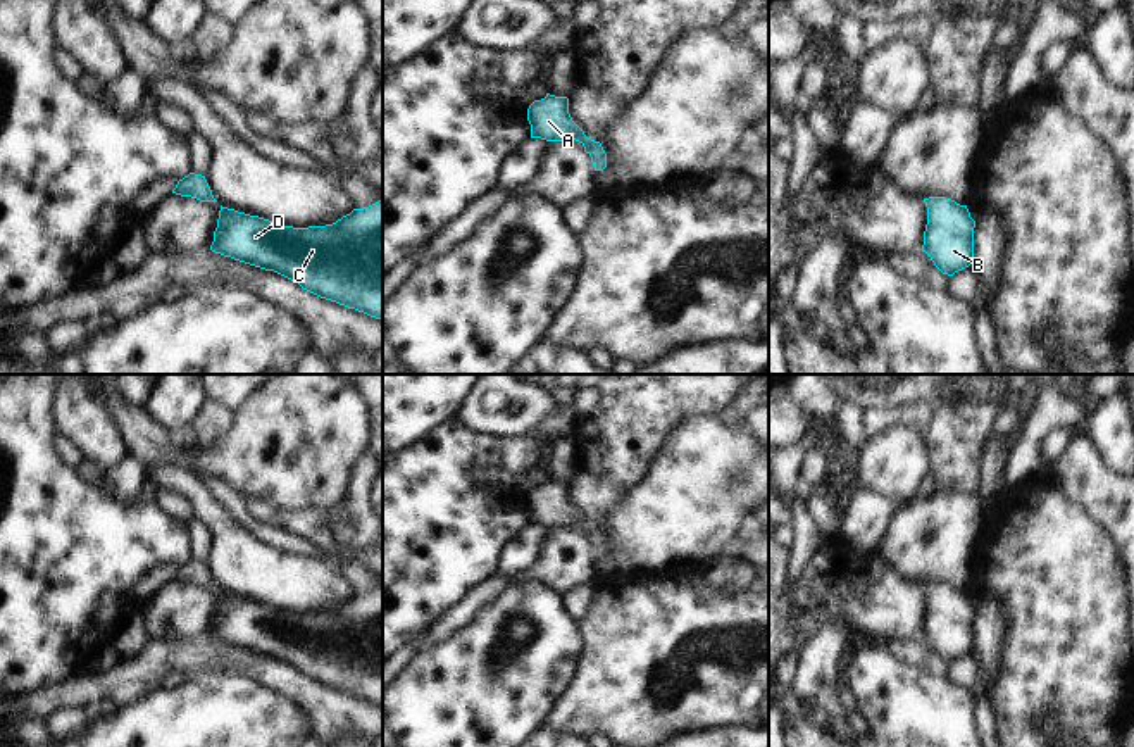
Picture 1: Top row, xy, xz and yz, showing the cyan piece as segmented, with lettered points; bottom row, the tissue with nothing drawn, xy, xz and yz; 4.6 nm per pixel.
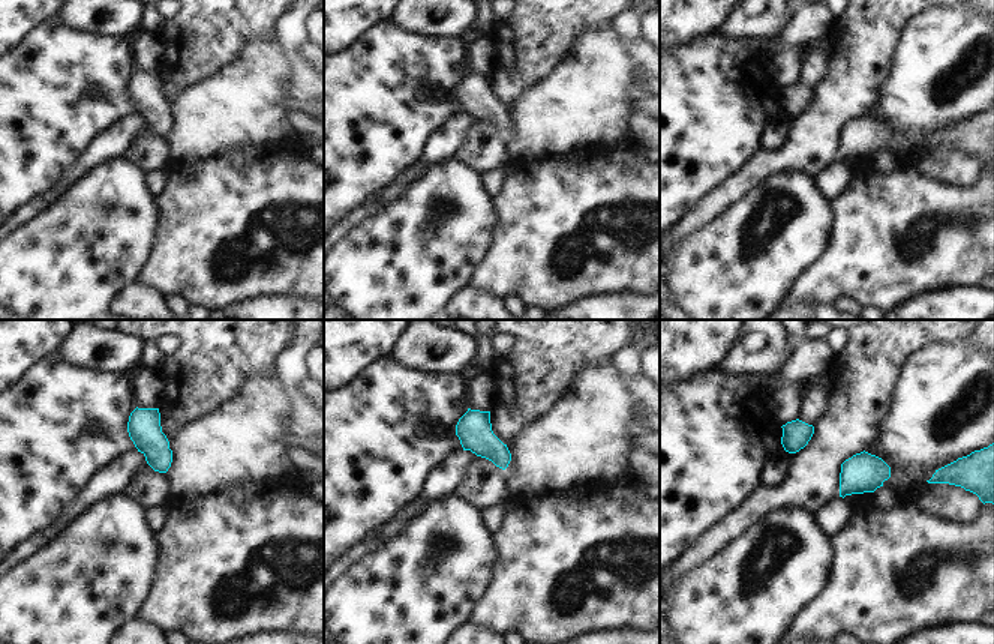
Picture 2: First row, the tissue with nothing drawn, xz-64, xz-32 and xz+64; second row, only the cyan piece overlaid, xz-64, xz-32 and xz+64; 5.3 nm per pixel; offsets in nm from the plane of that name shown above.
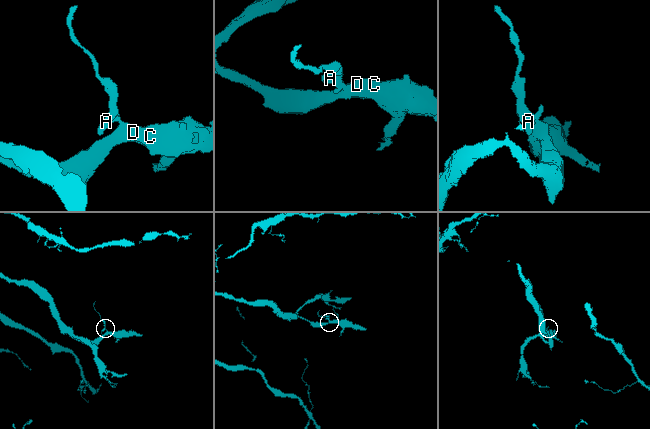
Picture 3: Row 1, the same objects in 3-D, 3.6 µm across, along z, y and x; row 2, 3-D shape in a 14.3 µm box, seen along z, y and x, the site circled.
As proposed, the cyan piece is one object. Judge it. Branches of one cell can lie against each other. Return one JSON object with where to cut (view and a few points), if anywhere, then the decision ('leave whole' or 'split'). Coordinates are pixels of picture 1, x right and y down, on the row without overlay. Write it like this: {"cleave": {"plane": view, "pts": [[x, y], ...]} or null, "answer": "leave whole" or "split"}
{"cleave": null, "answer": "leave whole"}

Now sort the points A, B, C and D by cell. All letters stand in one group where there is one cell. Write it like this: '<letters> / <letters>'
A B C D

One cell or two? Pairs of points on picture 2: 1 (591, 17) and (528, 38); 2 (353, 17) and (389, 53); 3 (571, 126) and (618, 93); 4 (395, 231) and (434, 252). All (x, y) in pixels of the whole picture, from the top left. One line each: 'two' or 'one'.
1: one
2: two
3: one
4: one

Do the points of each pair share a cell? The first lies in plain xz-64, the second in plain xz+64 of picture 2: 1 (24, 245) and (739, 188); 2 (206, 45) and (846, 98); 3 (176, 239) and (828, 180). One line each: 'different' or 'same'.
1: different
2: same
3: different

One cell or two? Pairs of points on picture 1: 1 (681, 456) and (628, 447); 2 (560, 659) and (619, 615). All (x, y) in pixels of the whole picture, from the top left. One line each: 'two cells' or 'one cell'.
1: two cells
2: two cells

